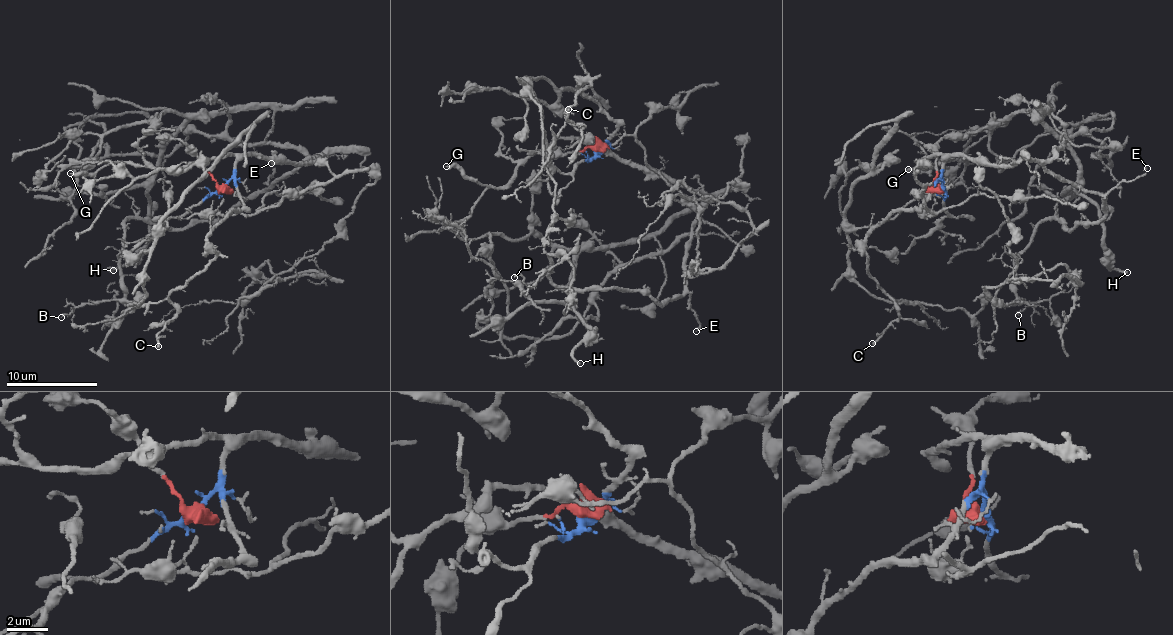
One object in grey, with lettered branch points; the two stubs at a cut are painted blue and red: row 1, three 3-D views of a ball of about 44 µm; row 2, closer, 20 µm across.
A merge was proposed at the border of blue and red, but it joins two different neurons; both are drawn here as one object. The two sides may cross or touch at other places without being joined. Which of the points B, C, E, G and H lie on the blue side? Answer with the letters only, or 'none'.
B, C, E, G

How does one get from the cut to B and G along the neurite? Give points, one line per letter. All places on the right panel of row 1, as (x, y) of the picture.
B: (940, 188), (952, 156), (1038, 160), (1105, 198), (1071, 230), (1038, 225), (1018, 314)
G: (940, 188), (944, 156), (917, 160), (922, 167), (943, 163), (946, 159), (928, 169), (908, 169)

